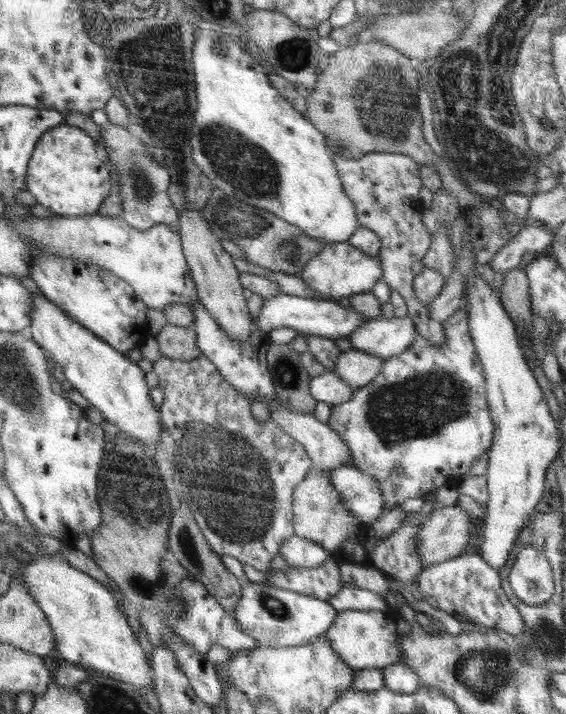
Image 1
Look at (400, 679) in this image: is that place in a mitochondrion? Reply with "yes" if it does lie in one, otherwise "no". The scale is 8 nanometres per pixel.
no

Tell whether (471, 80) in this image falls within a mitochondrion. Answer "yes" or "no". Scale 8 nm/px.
yes

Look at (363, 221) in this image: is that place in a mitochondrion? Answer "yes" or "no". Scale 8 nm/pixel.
no

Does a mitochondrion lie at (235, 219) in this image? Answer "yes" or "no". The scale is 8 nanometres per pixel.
yes

